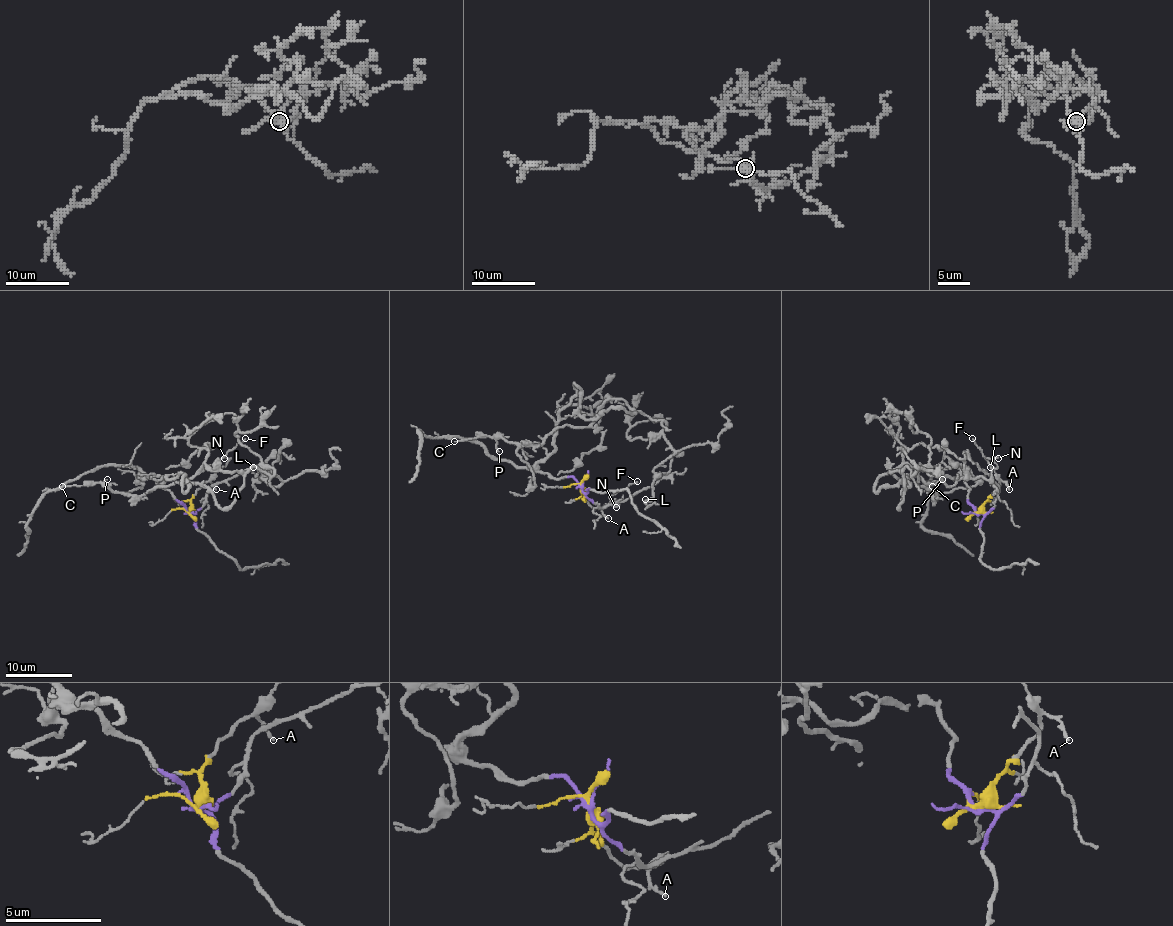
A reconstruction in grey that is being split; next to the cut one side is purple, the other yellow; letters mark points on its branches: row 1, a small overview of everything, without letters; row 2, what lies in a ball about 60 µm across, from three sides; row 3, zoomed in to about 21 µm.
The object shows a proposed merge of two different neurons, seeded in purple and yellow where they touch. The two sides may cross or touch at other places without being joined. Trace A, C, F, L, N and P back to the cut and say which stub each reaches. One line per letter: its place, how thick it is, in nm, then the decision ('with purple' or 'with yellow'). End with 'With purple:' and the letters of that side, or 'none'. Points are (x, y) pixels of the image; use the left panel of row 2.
A: place (216, 489); calibre 120 nm; with yellow
C: place (62, 486); calibre 110 nm; with purple
F: place (245, 438); calibre 110 nm; with yellow
L: place (253, 467); calibre 140 nm; with purple
N: place (224, 458); calibre 90 nm; with yellow
P: place (107, 479); calibre 140 nm; with purple
With purple: C, L, P

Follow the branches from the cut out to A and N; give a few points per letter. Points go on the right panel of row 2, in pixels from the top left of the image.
A: (978, 512), (998, 488), (1000, 481), (1010, 490)
N: (978, 512), (998, 488), (1000, 476), (993, 470), (996, 466), (993, 460), (998, 458)

